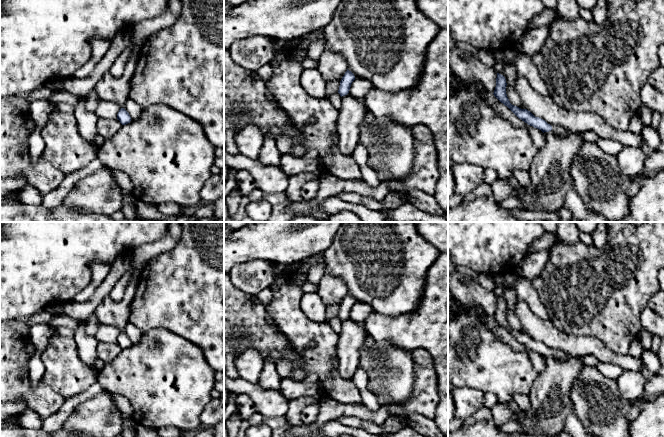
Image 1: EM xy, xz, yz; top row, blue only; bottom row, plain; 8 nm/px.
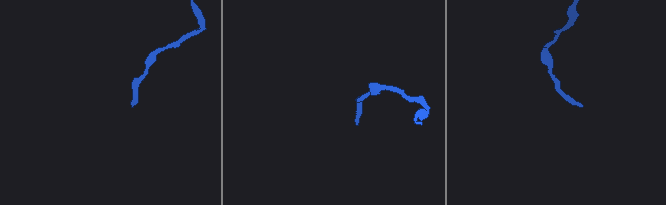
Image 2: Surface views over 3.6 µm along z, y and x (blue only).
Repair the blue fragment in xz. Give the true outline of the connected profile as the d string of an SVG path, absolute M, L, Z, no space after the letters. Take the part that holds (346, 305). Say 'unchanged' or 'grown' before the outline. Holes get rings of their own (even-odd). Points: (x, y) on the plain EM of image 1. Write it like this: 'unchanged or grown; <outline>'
unchanged; M347 293L347 295L345 296L344 300L340 305L340 310L338 314L338 317L340 318L341 321L349 317L351 308L354 304L355 304L354 298Z

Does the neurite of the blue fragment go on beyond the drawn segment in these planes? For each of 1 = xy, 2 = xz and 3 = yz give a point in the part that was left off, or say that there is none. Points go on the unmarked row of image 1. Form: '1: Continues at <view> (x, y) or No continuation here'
1: No continuation here
2: No continuation here
3: No continuation here

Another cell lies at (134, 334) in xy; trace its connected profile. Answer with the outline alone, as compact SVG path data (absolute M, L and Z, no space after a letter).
M130 322L127 323L123 332L129 337L131 344L138 343L141 340L142 332Z

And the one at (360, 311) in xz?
M355 302L355 304L351 308L349 318L358 325L360 325L366 332L365 320L370 315L371 312L372 312L371 307L369 307L366 303Z

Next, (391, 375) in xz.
M365 340L360 348L359 366L368 375L367 389L379 397L381 407L387 407L391 414L401 414L400 405L413 396L415 383L415 369L412 351L403 350L390 343L366 346Z

